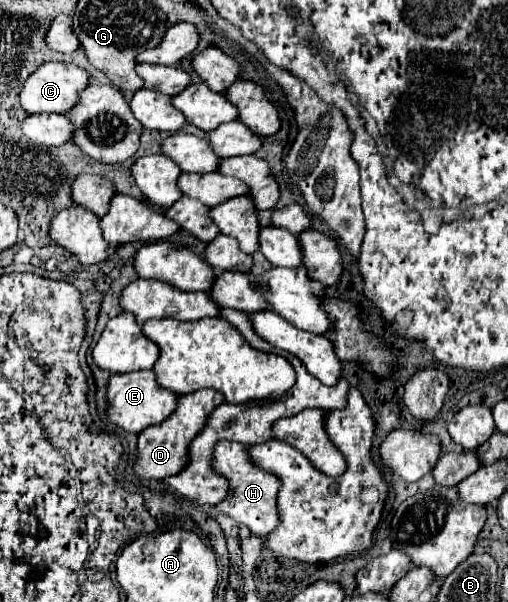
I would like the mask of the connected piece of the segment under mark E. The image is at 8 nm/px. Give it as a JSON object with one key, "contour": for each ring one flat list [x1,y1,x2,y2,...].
{"contour":[[138,370,128,374,112,374,106,384,106,418,126,432,142,432,146,426,162,422,166,414,176,408,176,394,156,384,152,370]]}

